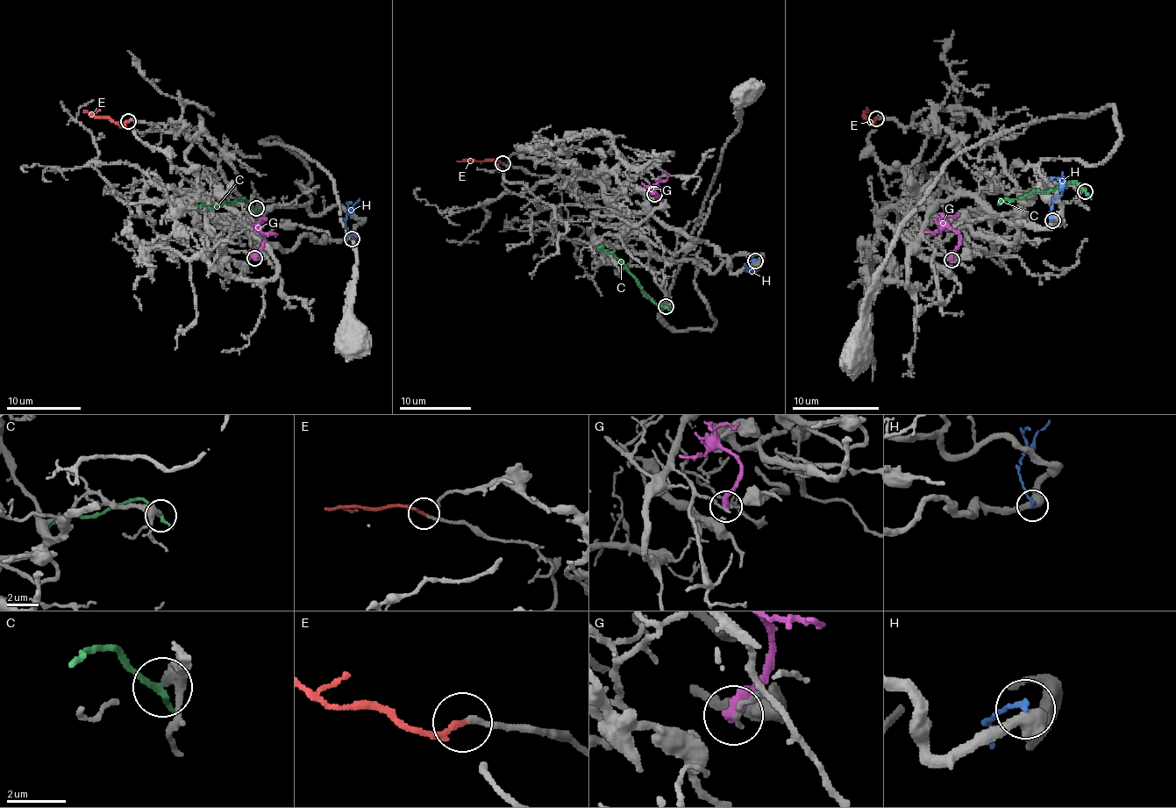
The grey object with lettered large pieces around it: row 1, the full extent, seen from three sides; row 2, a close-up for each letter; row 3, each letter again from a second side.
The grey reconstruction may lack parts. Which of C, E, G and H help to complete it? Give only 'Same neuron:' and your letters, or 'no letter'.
Same neuron: E

